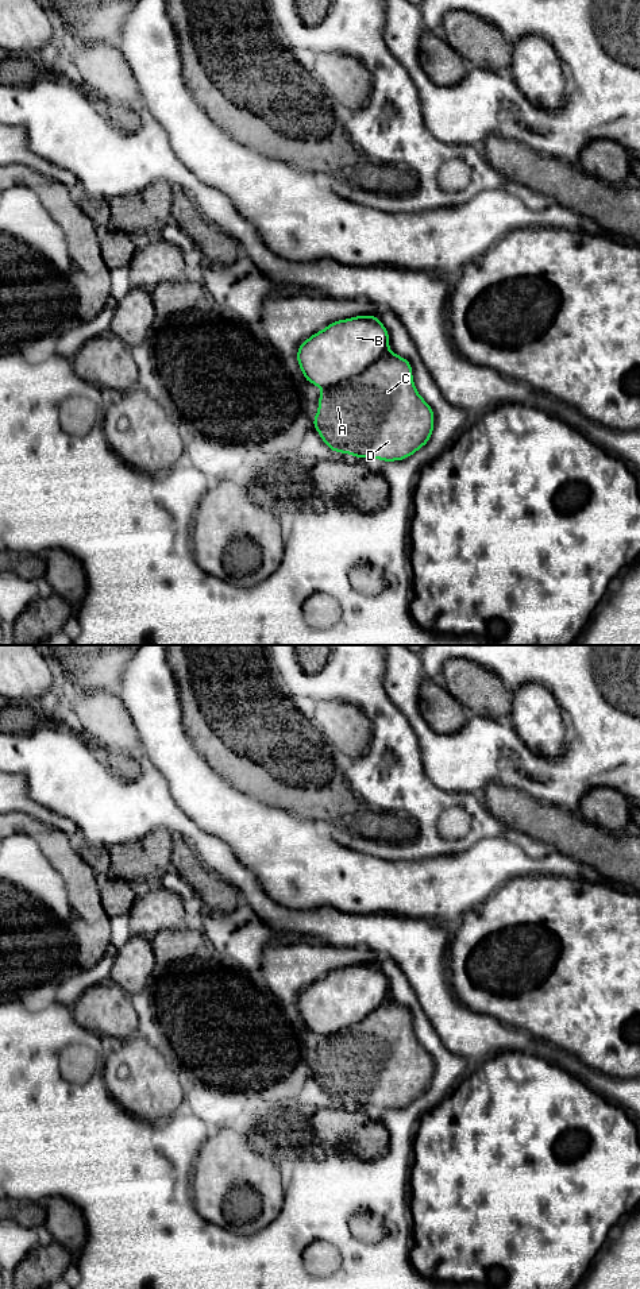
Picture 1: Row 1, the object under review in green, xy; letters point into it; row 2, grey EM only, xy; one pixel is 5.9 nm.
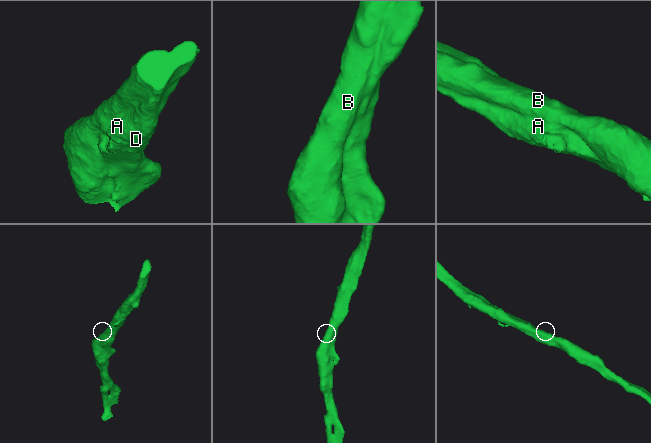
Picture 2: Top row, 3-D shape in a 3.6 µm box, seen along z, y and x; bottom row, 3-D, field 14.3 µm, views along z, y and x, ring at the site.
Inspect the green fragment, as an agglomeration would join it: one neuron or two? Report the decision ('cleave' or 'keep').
cleave

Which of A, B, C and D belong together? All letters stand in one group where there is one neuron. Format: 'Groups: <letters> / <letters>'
Groups: A C D / B

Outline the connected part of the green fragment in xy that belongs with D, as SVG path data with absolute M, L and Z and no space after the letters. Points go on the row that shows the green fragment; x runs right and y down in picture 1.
M386 351L362 374L323 390L313 428L334 452L402 460L428 443L433 410L415 387L410 363Z

